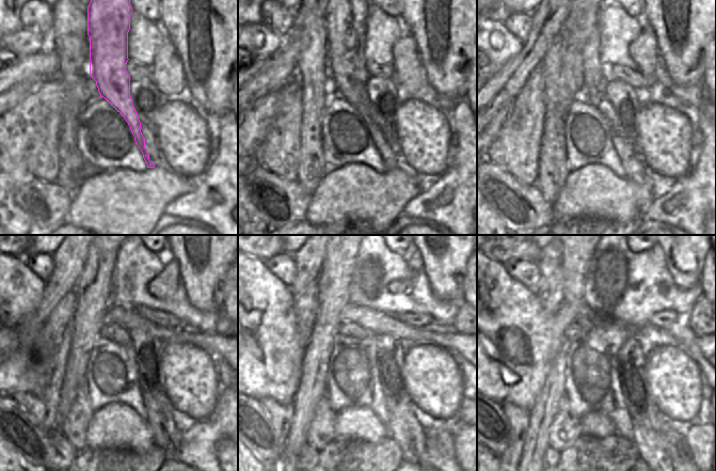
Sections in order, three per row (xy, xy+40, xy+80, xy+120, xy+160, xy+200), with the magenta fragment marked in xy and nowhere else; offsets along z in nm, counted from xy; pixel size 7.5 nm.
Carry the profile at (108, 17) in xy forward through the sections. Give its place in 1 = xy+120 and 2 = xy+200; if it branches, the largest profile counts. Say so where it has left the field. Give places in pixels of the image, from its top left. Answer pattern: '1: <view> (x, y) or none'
1: xy+120 (166, 434)
2: xy+200 (650, 445)

